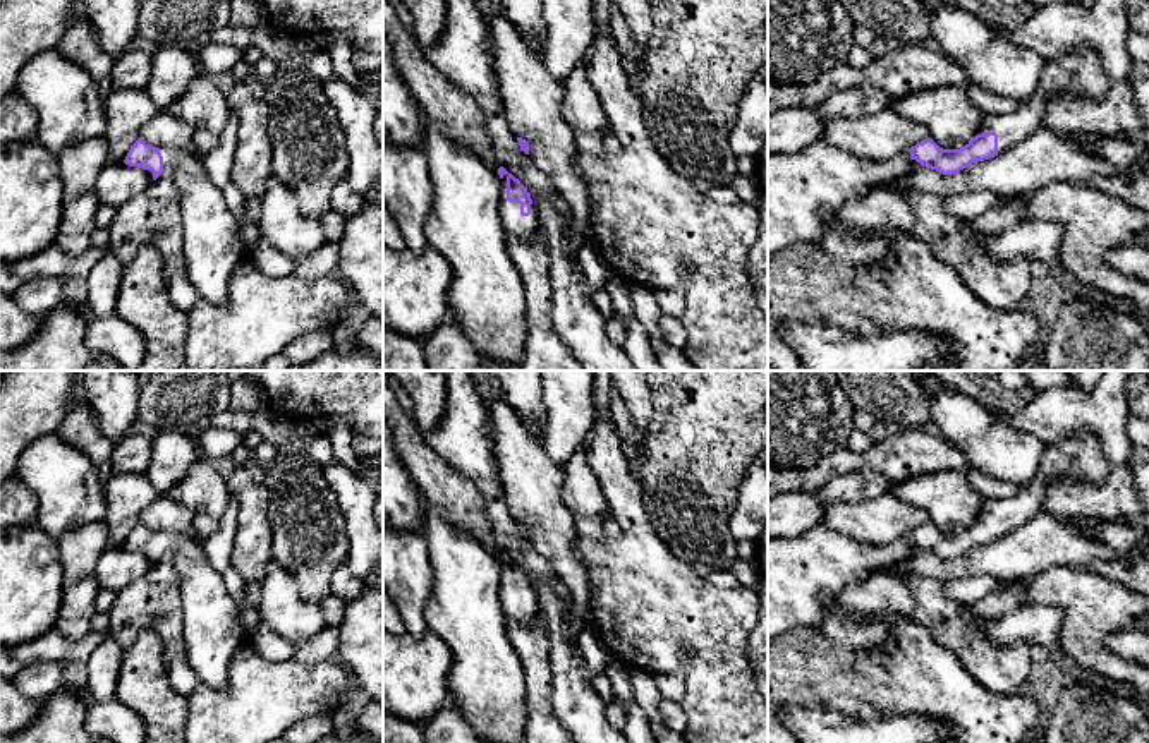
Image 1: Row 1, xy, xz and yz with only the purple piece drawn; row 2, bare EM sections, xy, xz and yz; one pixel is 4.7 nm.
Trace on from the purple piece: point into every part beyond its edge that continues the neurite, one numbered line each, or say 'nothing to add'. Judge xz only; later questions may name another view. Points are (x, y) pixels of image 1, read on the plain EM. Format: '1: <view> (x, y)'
1: xz (524, 611)

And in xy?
1: xy (212, 630)

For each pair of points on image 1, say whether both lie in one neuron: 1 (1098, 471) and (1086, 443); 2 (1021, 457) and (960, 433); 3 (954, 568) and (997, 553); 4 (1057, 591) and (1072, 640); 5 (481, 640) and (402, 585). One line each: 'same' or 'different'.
1: same
2: same
3: same
4: same
5: different

